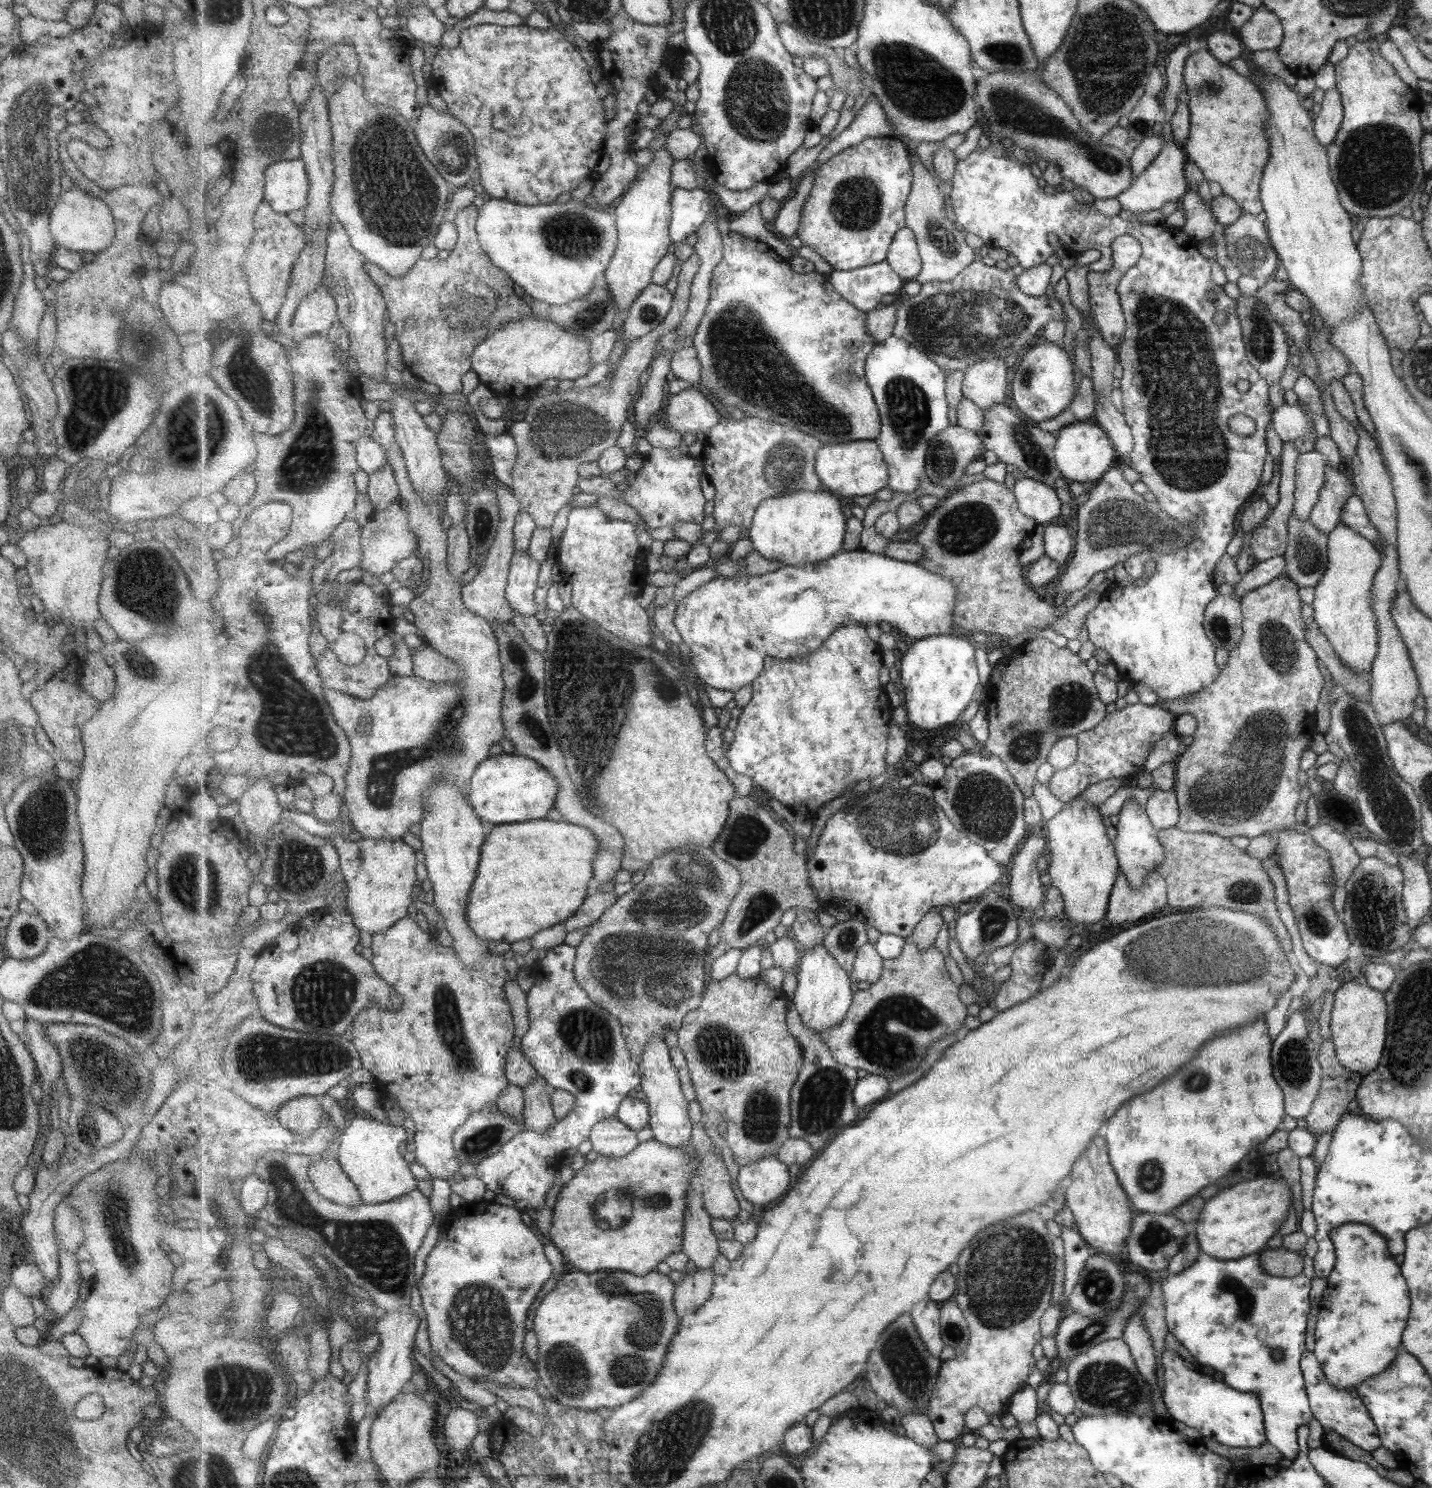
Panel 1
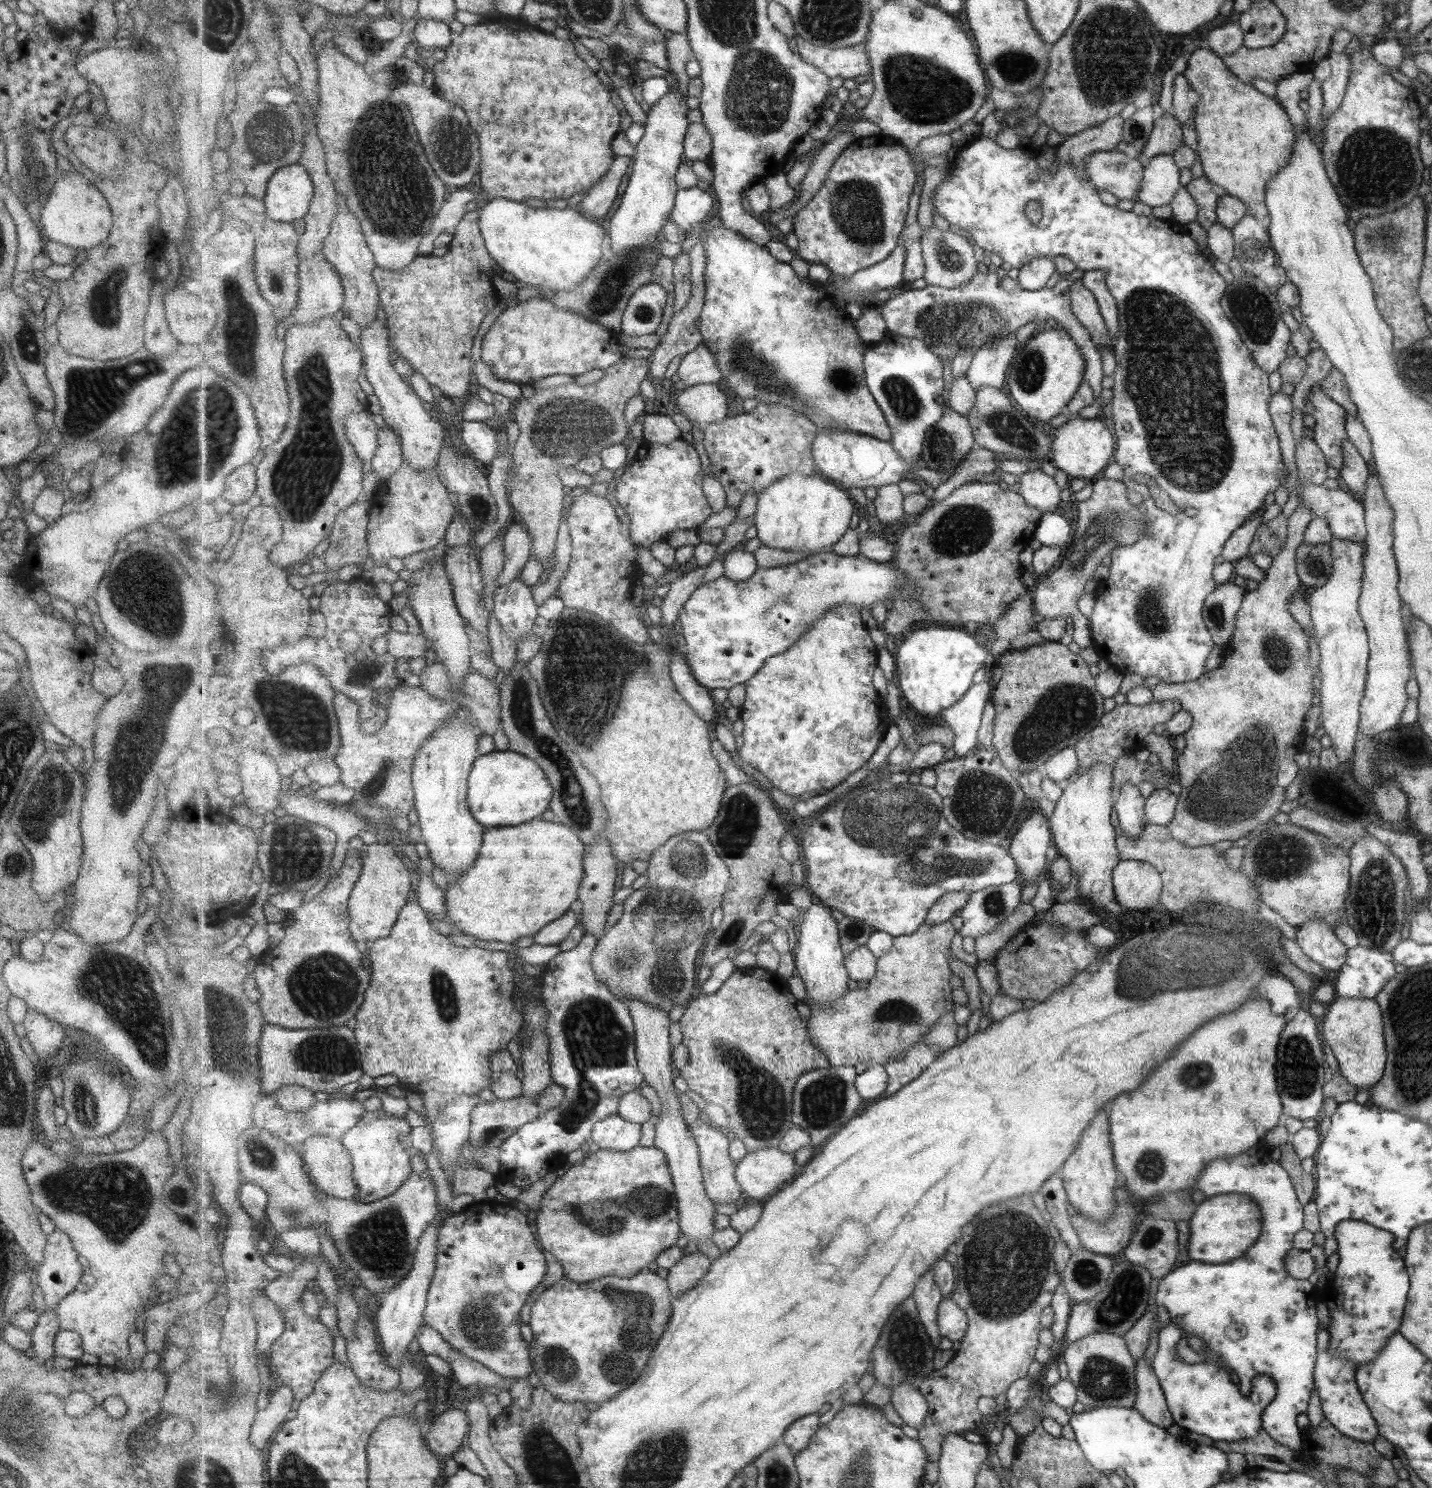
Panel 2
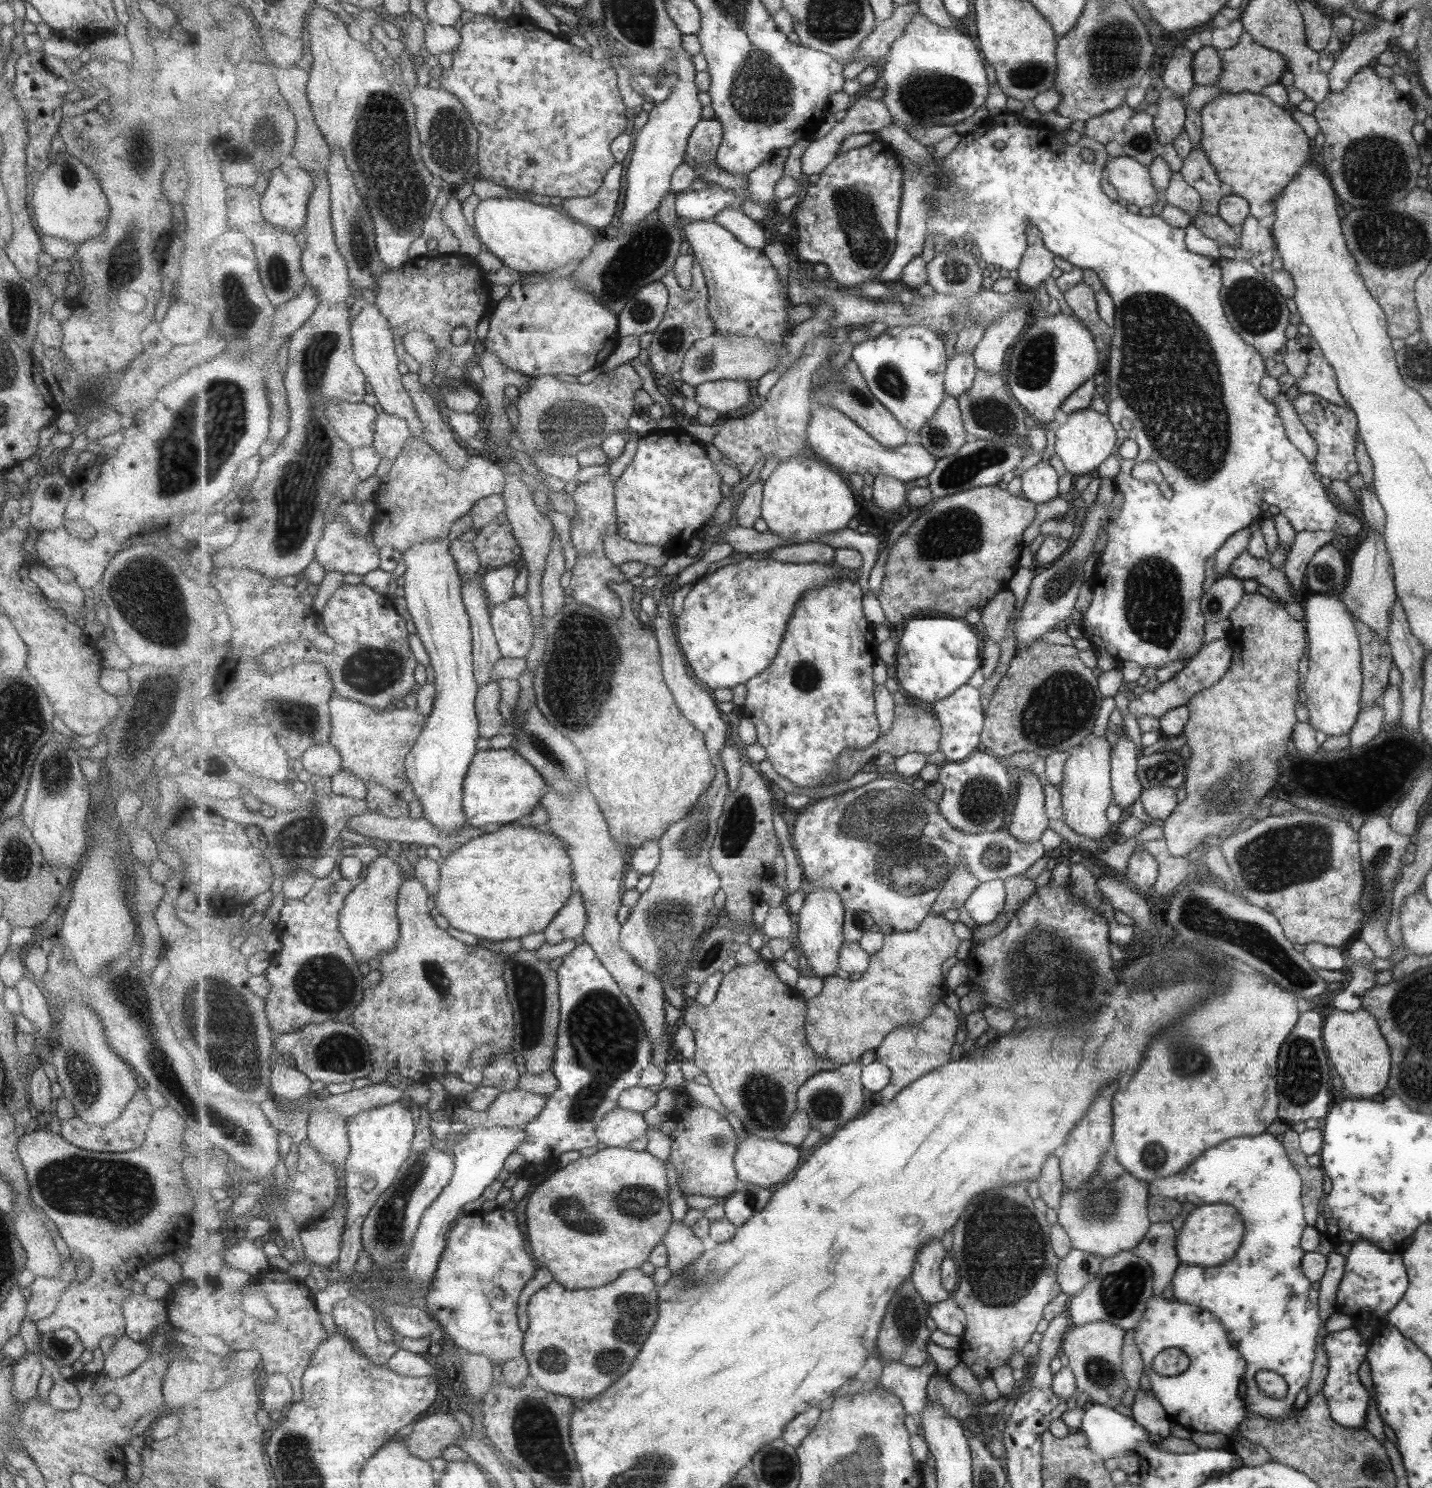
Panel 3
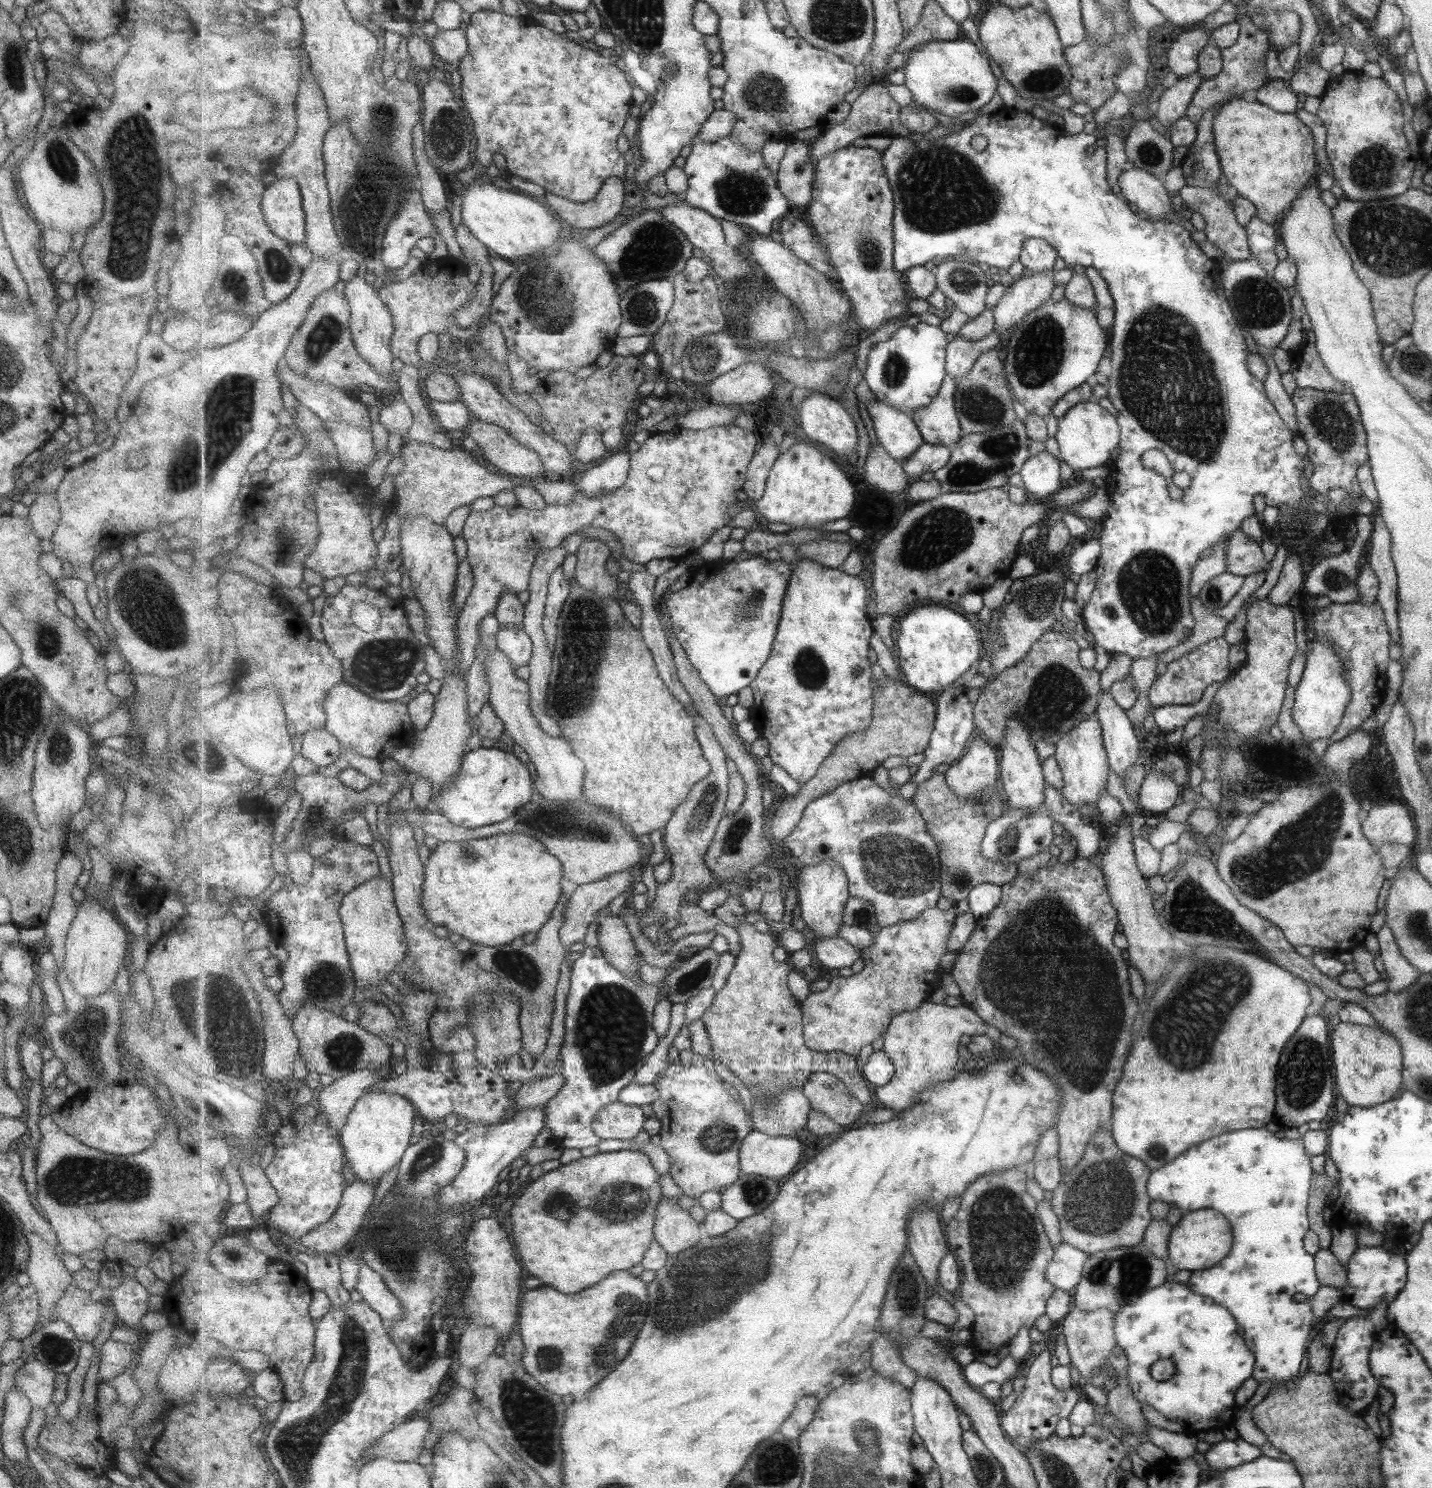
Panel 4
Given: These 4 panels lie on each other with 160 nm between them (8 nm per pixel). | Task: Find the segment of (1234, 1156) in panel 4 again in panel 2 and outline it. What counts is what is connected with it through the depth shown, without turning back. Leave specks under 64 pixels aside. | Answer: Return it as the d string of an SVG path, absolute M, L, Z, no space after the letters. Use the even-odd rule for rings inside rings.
M1257 1146L1235 1158L1211 1162L1187 1191L1194 1190L1201 1190L1205 1198L1229 1193L1251 1197L1260 1207L1261 1238L1243 1257L1229 1264L1203 1264L1191 1260L1178 1264L1155 1280L1152 1289L1154 1304L1164 1306L1170 1322L1175 1322L1186 1336L1193 1334L1205 1338L1205 1356L1188 1345L1187 1337L1177 1343L1176 1358L1180 1361L1222 1361L1237 1374L1241 1394L1245 1396L1251 1392L1252 1380L1260 1374L1274 1382L1274 1397L1261 1412L1263 1429L1281 1446L1299 1451L1303 1431L1295 1425L1295 1418L1305 1414L1314 1390L1312 1378L1316 1362L1316 1330L1319 1329L1315 1300L1309 1300L1311 1292L1316 1291L1314 1285L1301 1284L1303 1280L1294 1279L1284 1266L1293 1237L1303 1228L1301 1203L1285 1170ZM1227 1332L1239 1334L1239 1338L1231 1340Z

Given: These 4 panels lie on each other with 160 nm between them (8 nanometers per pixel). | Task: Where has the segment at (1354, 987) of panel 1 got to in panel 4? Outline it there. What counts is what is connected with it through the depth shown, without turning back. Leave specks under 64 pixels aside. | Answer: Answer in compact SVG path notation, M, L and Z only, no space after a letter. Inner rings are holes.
M1339 1022L1332 1032L1333 1064L1336 1066L1337 1094L1348 1105L1365 1108L1380 1105L1392 1098L1400 1088L1401 1070L1404 1065L1404 1055L1399 1042L1389 1033L1373 1026L1357 1026L1347 1022ZM1359 1062L1374 1068L1371 1076L1361 1076L1357 1068Z

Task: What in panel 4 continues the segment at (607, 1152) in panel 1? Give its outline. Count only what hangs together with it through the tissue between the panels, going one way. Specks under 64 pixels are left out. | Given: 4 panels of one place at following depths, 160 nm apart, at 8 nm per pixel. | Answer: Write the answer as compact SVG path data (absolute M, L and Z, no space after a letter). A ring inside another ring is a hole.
M618 1101L601 1110L593 1123L593 1128L597 1136L605 1140L609 1138L627 1140L635 1138L644 1131L643 1126L647 1118L643 1108L625 1105Z

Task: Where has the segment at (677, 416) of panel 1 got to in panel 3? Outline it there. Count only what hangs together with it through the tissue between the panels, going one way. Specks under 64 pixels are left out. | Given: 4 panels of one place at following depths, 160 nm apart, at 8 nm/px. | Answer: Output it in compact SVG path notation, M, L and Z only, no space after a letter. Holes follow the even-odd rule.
M719 380L703 382L695 387L695 401L700 408L712 408L721 414L729 414L745 406L751 398L749 380Z

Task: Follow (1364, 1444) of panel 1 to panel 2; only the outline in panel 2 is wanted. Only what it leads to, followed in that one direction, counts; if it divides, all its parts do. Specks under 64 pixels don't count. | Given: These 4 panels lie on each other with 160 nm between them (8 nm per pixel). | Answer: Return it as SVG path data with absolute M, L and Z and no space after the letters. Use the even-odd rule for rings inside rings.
M1323 1324L1316 1330L1316 1362L1312 1381L1316 1395L1319 1397L1323 1418L1332 1423L1341 1434L1349 1436L1349 1439L1359 1440L1363 1443L1373 1444L1377 1439L1378 1430L1365 1406L1364 1400L1356 1385L1356 1367L1350 1360L1342 1360L1338 1356L1332 1356L1326 1346L1328 1343L1328 1332Z

